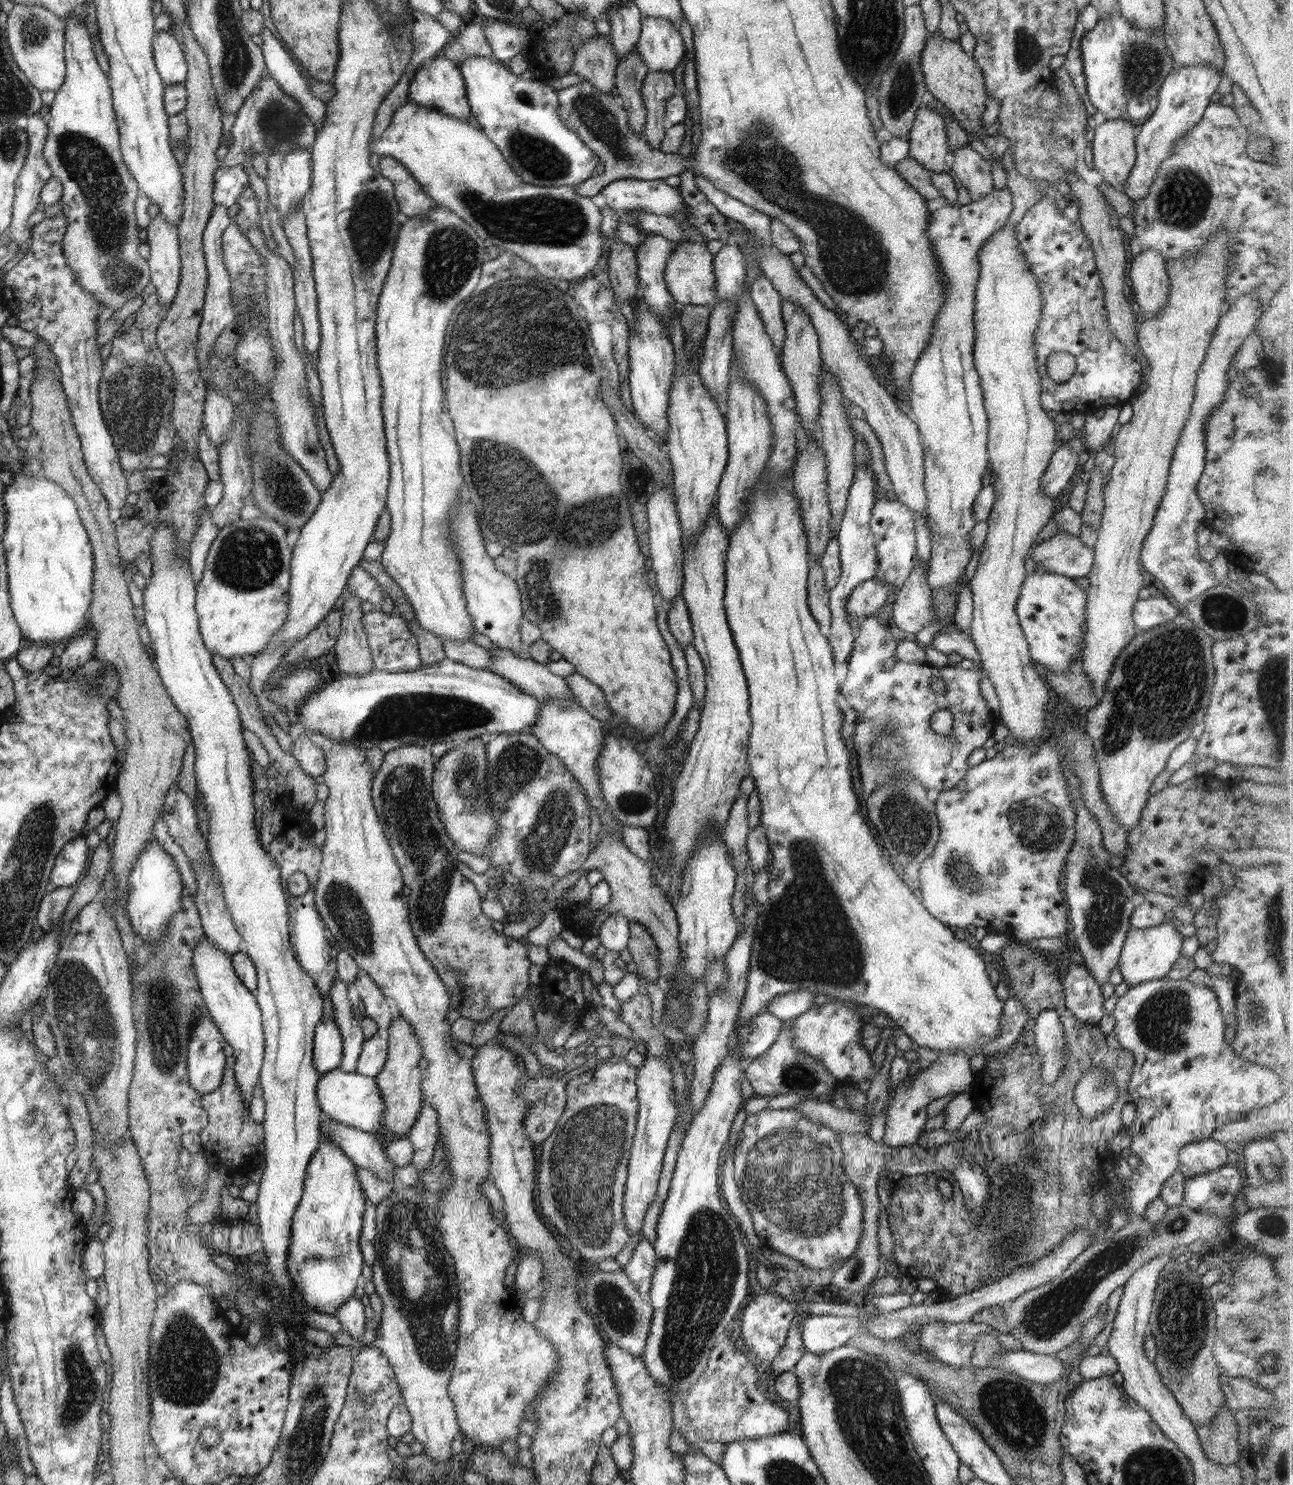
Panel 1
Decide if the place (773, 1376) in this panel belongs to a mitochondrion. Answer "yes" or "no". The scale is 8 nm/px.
no

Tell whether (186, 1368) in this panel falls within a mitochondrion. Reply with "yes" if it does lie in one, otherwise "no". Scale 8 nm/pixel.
yes

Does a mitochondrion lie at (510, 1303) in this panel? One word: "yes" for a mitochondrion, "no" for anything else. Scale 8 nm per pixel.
no

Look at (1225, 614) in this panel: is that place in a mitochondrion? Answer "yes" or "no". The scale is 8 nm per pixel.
yes

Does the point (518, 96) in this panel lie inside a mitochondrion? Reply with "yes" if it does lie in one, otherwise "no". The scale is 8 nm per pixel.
no

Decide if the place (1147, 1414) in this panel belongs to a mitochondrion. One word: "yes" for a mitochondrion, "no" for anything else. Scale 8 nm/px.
no

